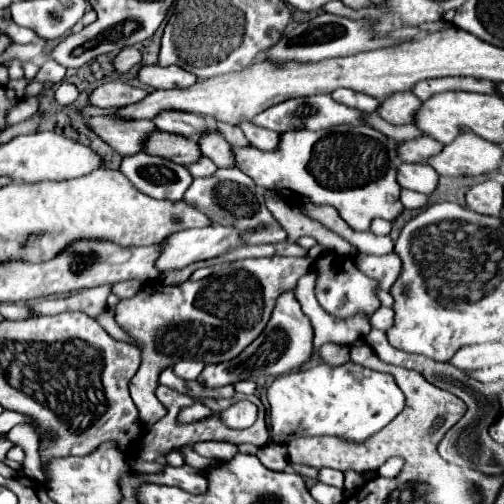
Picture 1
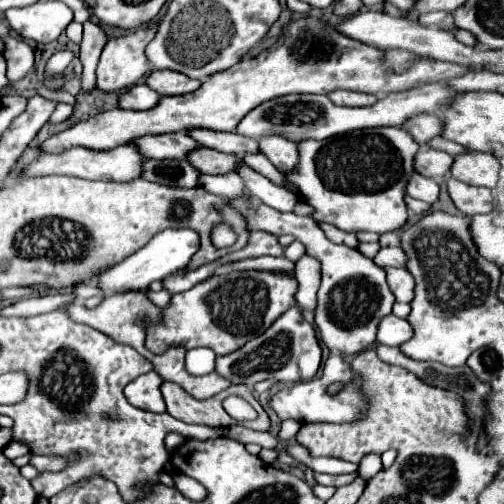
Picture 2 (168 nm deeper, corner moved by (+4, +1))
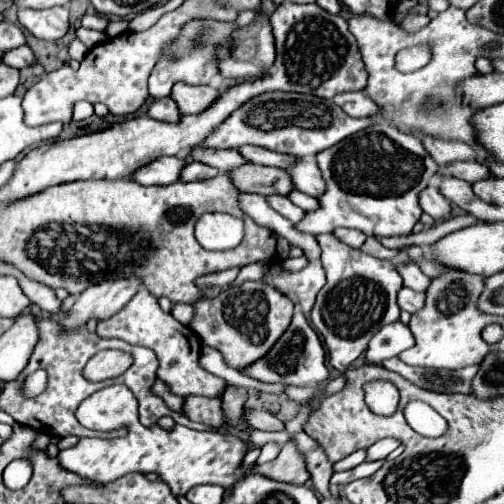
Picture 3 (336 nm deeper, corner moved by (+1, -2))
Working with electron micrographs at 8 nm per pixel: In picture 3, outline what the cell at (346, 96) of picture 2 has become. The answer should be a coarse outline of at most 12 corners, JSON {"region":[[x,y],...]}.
{"region":[[363,92],[337,94],[333,102],[353,118],[379,114]]}

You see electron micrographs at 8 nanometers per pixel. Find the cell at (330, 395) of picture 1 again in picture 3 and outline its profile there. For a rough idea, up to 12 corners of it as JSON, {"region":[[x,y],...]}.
{"region":[[319,234],[327,284],[311,322],[345,372],[399,320],[391,260]]}

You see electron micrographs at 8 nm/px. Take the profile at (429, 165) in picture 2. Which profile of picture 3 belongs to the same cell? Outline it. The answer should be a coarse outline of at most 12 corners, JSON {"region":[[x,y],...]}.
{"region":[[455,162],[439,174],[451,174],[469,184],[493,178],[479,162]]}

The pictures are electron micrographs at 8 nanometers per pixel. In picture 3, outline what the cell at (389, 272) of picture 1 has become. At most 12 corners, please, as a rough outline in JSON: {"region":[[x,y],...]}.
{"region":[[403,288],[397,302],[415,314],[425,306],[425,294]]}

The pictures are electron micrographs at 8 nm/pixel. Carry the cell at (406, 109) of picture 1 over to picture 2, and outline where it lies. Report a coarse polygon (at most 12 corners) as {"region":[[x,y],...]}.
{"region":[[418,113],[400,129],[420,147],[442,133],[442,119]]}

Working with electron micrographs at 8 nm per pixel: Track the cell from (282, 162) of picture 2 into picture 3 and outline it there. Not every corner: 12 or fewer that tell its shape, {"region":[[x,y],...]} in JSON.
{"region":[[299,158],[291,166],[297,190],[313,198],[325,192],[325,180],[315,162]]}

